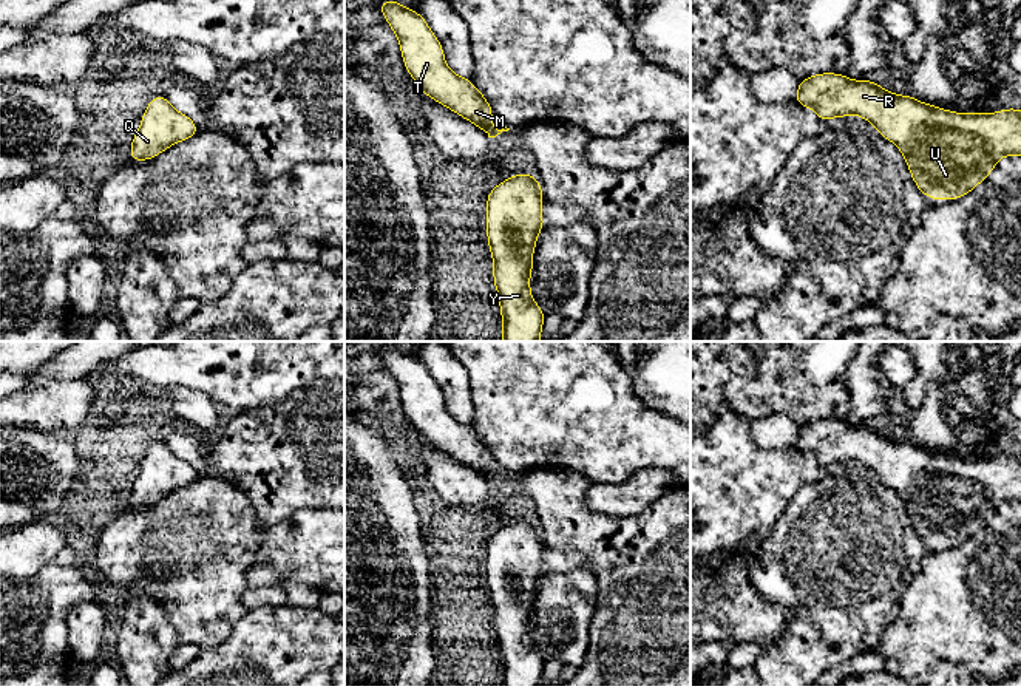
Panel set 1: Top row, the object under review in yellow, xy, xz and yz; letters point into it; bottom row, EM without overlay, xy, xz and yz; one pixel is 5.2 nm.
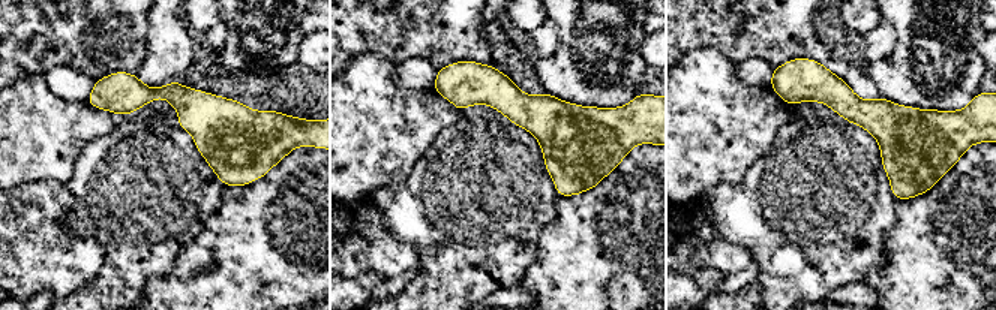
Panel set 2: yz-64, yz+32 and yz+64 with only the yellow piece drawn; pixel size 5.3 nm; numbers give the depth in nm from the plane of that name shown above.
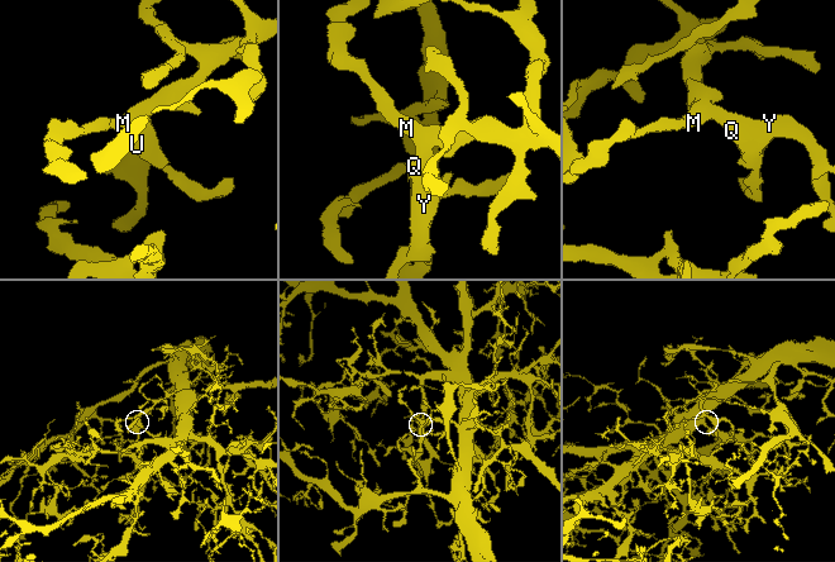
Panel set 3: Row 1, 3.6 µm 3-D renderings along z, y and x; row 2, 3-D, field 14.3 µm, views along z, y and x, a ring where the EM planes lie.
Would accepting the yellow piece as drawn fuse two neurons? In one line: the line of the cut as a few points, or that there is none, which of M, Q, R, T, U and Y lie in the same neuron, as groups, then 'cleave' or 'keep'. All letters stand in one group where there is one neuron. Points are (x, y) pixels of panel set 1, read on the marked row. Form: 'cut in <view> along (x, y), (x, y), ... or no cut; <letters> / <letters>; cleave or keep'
no cut; M Q R T U Y; keep

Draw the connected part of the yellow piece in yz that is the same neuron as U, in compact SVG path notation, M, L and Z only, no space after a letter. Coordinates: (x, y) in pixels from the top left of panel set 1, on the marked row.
M823 73L800 80L795 102L812 108L826 124L831 117L859 114L896 144L921 193L938 201L958 199L982 182L1002 156L1021 156L1021 110L992 114L955 113L924 104L911 96L888 93L877 82L851 80L845 74Z

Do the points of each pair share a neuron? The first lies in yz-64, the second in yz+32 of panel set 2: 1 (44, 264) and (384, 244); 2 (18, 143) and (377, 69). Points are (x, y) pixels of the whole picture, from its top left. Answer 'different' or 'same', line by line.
1: same
2: same

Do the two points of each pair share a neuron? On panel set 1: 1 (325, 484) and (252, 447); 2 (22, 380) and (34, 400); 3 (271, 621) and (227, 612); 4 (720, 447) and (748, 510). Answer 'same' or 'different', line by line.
1: same
2: different
3: different
4: same

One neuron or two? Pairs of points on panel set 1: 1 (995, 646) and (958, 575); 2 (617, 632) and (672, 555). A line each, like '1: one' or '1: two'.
1: one
2: one

